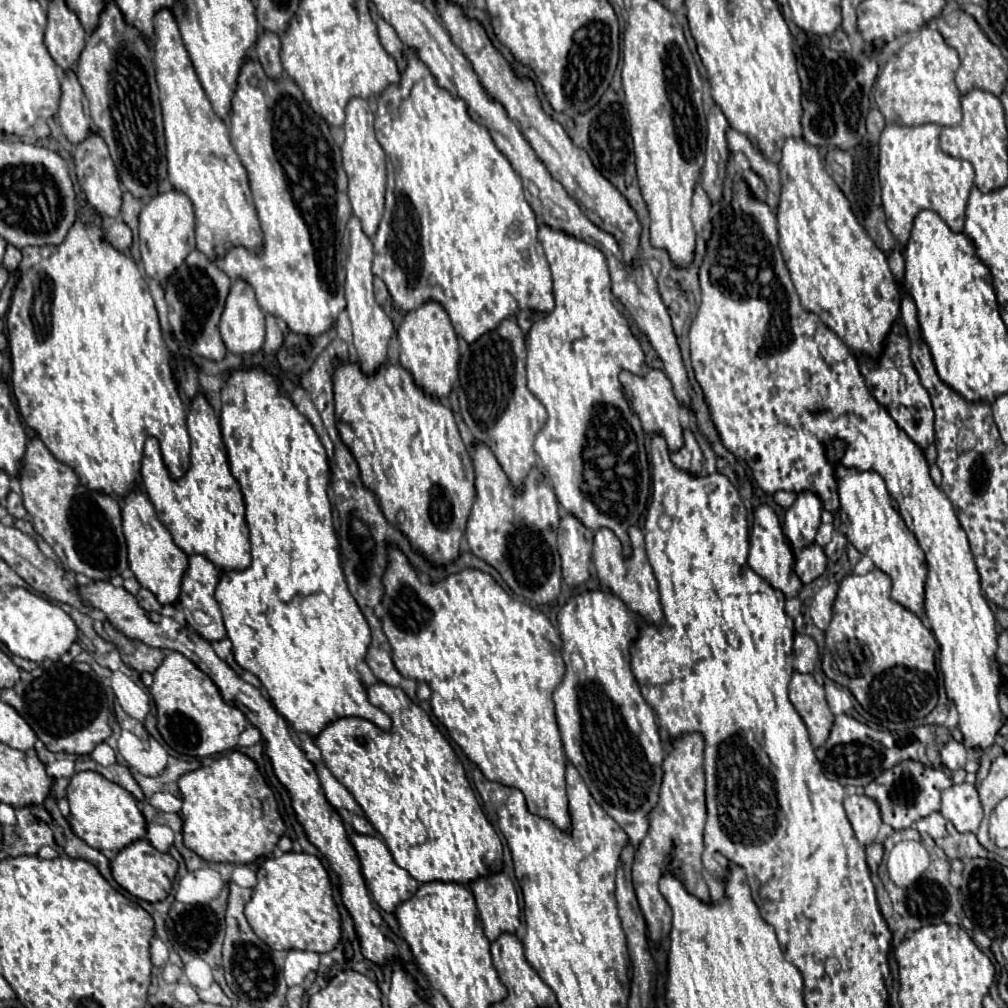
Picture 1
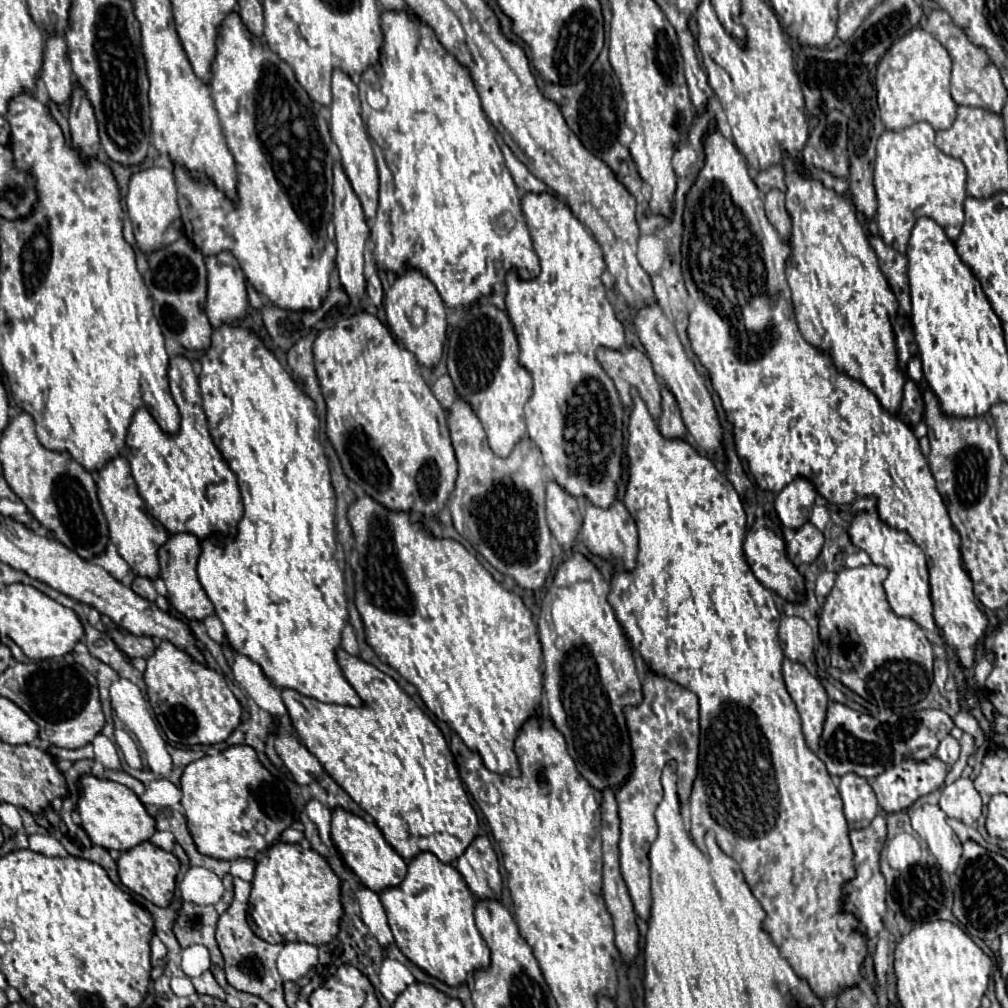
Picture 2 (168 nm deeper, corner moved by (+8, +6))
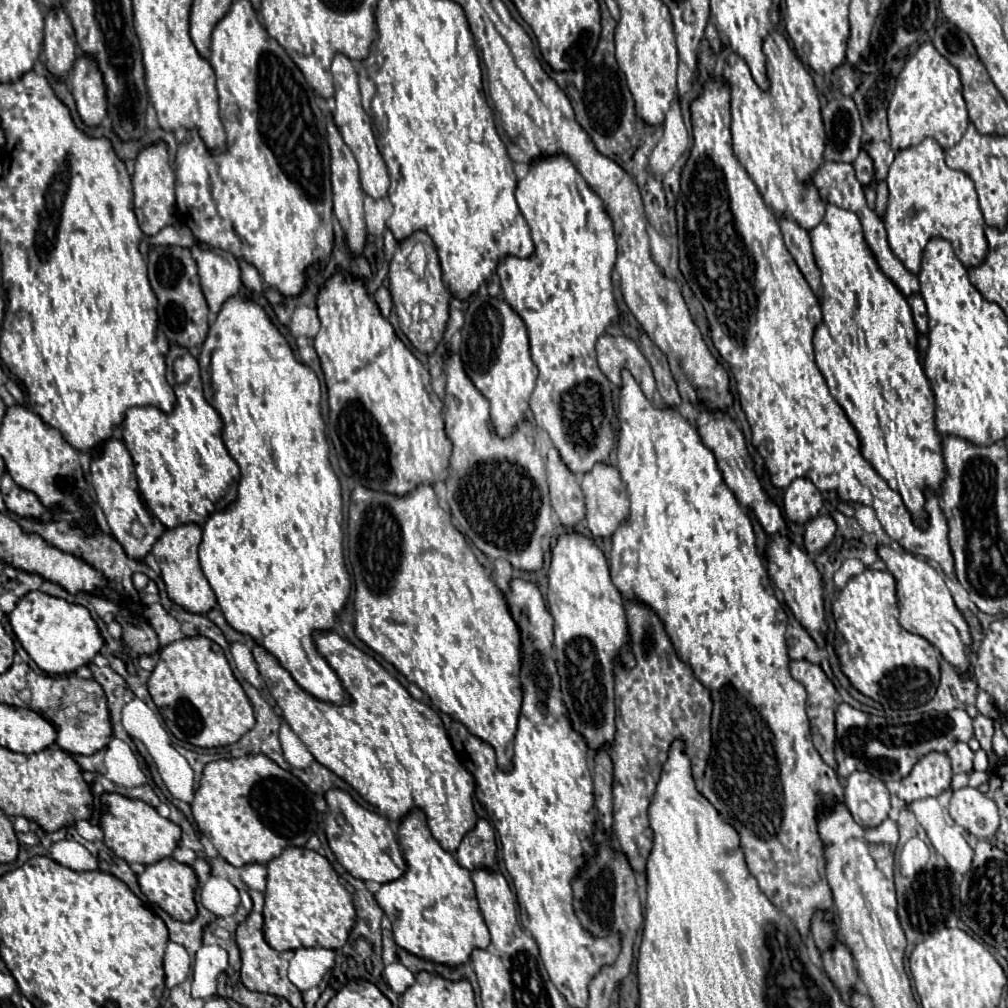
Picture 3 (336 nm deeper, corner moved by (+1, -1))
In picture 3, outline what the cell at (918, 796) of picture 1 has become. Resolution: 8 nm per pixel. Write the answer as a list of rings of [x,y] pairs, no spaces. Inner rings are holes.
[[[927,753],[923,761],[917,761],[907,777],[901,781],[899,797],[905,803],[937,797],[951,785],[951,761],[945,753]]]

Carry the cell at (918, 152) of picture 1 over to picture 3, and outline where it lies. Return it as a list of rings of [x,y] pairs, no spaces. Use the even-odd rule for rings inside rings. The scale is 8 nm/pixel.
[[[927,137],[919,145],[899,151],[895,155],[893,165],[889,167],[887,185],[889,185],[889,205],[887,205],[887,213],[885,213],[887,241],[889,241],[889,247],[895,253],[895,257],[911,273],[915,273],[915,275],[919,273],[923,249],[929,243],[929,239],[935,239],[935,237],[941,237],[941,239],[949,241],[955,255],[959,257],[959,261],[967,269],[971,269],[971,265],[981,265],[983,263],[983,257],[987,257],[987,239],[985,239],[985,233],[983,233],[985,221],[983,221],[983,213],[979,209],[979,201],[977,201],[973,181],[963,171],[955,171],[955,169],[949,169],[945,165],[943,149],[939,147],[939,143],[935,139]]]

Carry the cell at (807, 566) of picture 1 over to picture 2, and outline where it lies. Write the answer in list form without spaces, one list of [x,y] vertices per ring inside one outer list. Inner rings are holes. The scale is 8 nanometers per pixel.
[[[806,522],[806,526],[802,526],[800,530],[796,530],[794,538],[788,544],[788,558],[792,560],[794,566],[802,566],[802,564],[812,564],[824,544],[824,536],[820,530],[816,530],[810,522]]]

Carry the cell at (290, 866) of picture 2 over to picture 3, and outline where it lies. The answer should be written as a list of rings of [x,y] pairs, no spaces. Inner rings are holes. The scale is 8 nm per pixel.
[[[287,847],[267,865],[267,871],[265,941],[275,951],[293,951],[299,947],[339,949],[345,945],[355,923],[353,897],[339,883],[339,875],[327,857],[305,847]]]

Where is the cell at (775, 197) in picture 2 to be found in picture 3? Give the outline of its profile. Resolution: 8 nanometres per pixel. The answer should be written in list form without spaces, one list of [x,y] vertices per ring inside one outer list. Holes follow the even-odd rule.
[[[779,219],[779,227],[783,231],[789,253],[797,261],[811,291],[819,297],[819,269],[815,269],[815,257],[813,257],[809,233],[805,229],[801,229],[795,221],[789,221],[789,219]]]

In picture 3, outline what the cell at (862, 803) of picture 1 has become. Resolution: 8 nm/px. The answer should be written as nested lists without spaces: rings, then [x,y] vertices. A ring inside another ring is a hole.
[[[855,771],[845,781],[845,805],[863,827],[877,827],[889,813],[889,791],[879,777]]]

